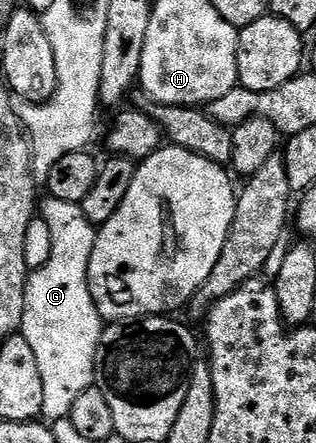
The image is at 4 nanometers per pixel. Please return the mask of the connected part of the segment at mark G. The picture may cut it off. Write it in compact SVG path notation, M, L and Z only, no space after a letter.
M49 195L39 203L39 217L51 235L47 265L30 274L25 290L25 308L20 334L35 352L39 377L43 377L42 416L46 420L68 419L71 405L95 383L95 353L103 320L89 288L90 255L98 228L83 217L81 204L59 201Z

